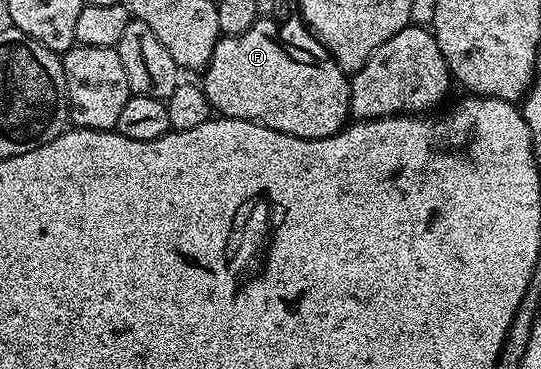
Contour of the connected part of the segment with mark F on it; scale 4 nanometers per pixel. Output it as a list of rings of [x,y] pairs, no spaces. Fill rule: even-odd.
[[[259,16],[258,21],[240,35],[219,36],[212,59],[201,74],[200,84],[210,100],[211,110],[221,116],[255,121],[272,131],[296,135],[300,139],[324,139],[339,133],[351,120],[350,77],[306,28],[301,16],[293,16],[282,22],[274,17]]]

